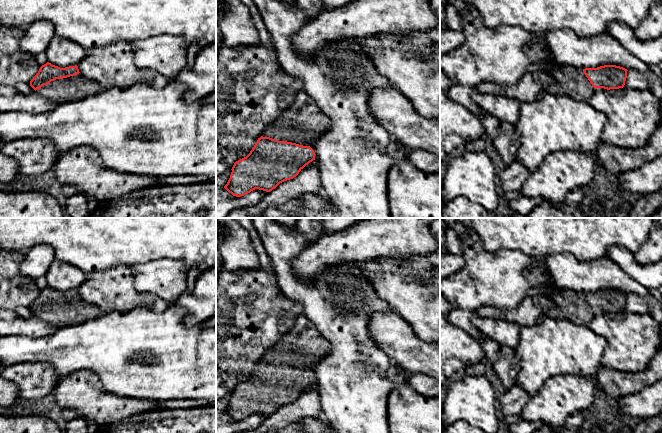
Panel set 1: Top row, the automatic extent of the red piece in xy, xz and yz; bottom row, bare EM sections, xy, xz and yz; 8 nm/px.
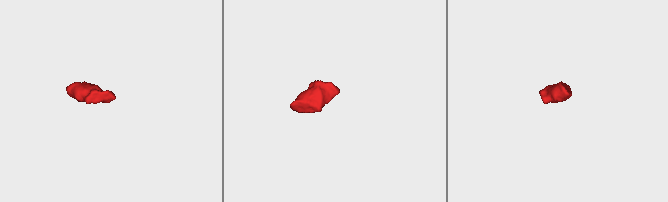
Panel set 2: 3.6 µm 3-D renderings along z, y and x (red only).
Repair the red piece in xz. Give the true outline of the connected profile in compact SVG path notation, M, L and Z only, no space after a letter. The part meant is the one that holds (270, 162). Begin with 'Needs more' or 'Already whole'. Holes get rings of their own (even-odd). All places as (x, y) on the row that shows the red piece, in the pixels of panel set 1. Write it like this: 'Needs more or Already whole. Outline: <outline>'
Needs more. Outline: M297 87L289 97L289 106L275 114L275 121L250 153L234 163L224 188L236 197L255 189L272 191L315 160L310 145L329 128L329 118Z

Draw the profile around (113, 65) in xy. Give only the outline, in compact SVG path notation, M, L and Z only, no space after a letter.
M119 41L89 50L77 66L80 74L96 81L102 89L127 89L136 83L162 89L168 83L161 74L135 65L131 42Z

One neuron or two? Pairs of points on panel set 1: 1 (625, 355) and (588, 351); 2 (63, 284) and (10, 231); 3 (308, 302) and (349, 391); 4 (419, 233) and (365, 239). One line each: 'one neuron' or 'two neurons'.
1: two neurons
2: two neurons
3: one neuron
4: one neuron

